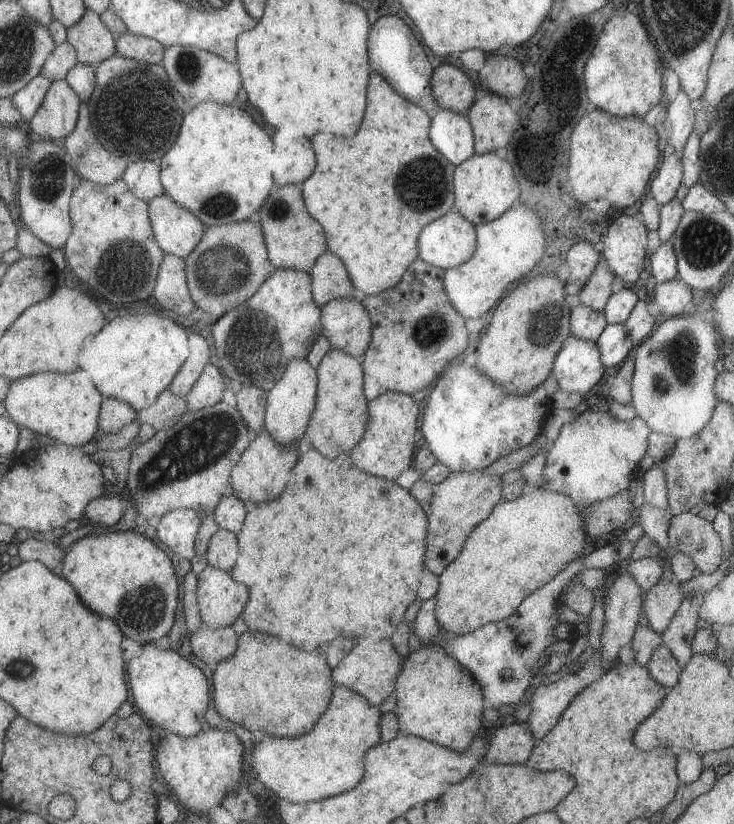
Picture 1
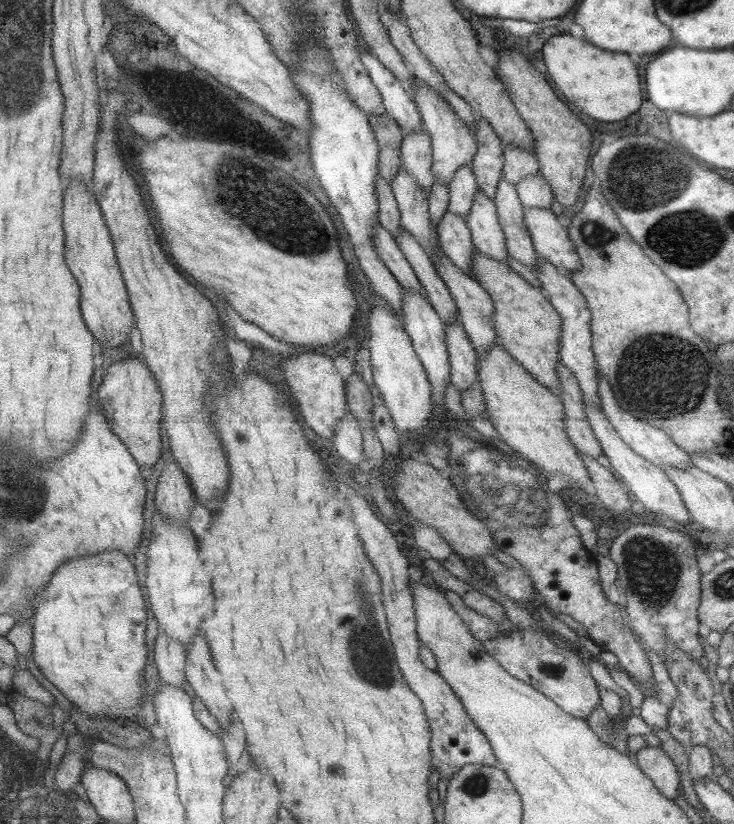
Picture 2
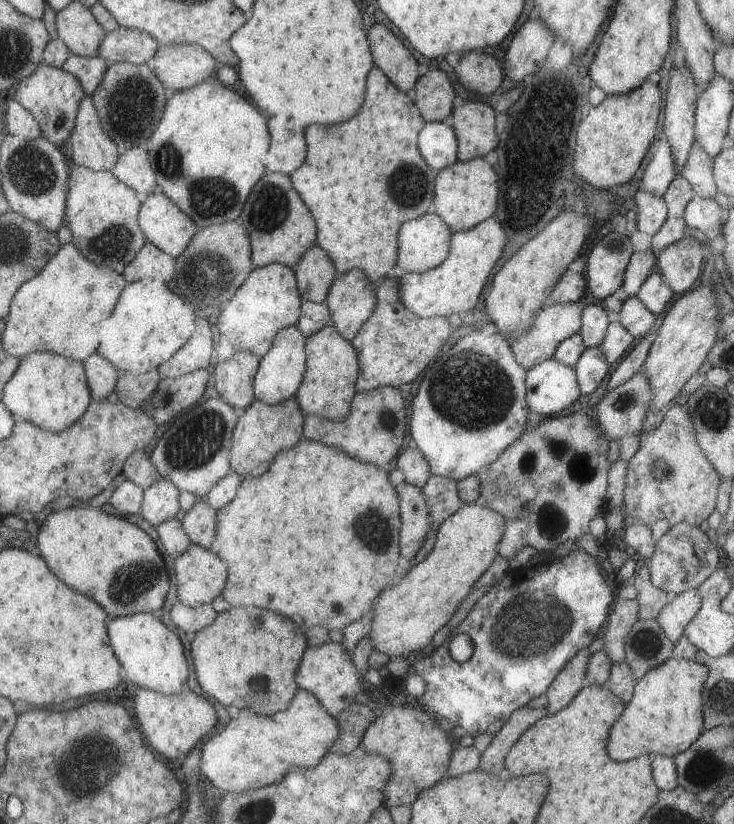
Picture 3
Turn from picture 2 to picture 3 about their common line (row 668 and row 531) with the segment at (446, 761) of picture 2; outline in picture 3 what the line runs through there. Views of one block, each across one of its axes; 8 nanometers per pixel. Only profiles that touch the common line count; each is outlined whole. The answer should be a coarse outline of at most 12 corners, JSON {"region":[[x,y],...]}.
{"region":[[422,488],[394,489],[400,512],[399,552],[409,562],[430,529]]}

